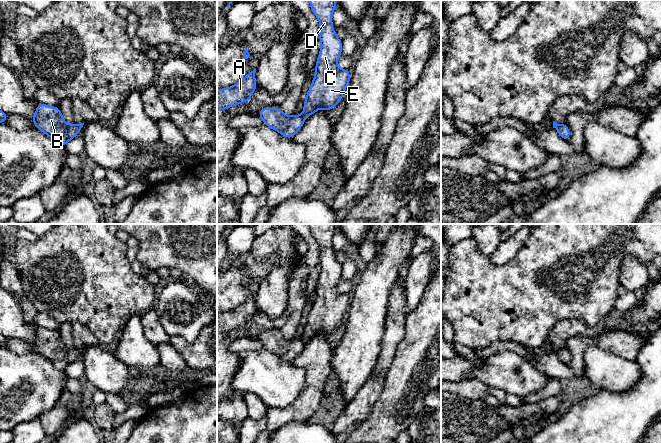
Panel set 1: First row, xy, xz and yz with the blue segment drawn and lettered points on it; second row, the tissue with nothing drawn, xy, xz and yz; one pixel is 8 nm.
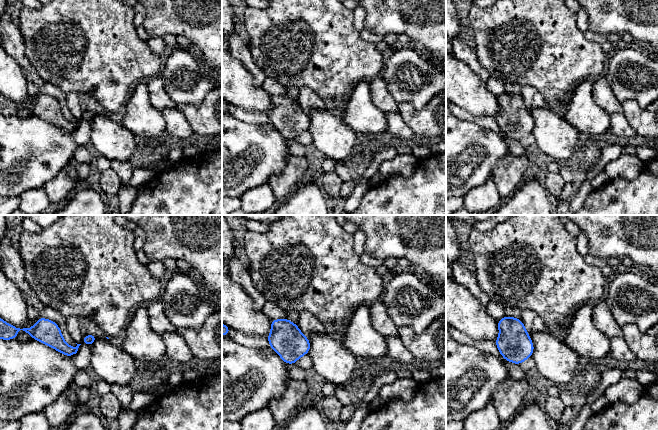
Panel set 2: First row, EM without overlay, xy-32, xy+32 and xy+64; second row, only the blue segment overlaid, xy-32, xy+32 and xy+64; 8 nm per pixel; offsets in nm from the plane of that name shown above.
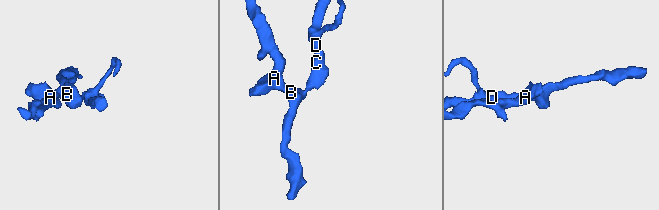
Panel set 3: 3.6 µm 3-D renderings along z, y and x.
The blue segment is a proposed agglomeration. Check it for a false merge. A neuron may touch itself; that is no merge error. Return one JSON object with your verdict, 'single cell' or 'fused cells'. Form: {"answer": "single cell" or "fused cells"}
{"answer": "fused cells"}

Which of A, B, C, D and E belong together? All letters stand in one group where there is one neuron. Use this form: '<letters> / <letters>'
A B / C D E

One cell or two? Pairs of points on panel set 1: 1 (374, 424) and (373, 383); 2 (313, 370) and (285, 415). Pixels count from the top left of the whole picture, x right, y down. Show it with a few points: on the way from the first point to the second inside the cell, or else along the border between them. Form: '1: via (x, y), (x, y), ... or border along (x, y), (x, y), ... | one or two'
1: border along (383, 381), (378, 399), (361, 423) | two
2: via (313, 382), (312, 392), (297, 407) | one

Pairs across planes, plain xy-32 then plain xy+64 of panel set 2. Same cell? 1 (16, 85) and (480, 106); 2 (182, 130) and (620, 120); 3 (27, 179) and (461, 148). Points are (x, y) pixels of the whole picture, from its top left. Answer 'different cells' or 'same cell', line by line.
1: same cell
2: same cell
3: same cell

